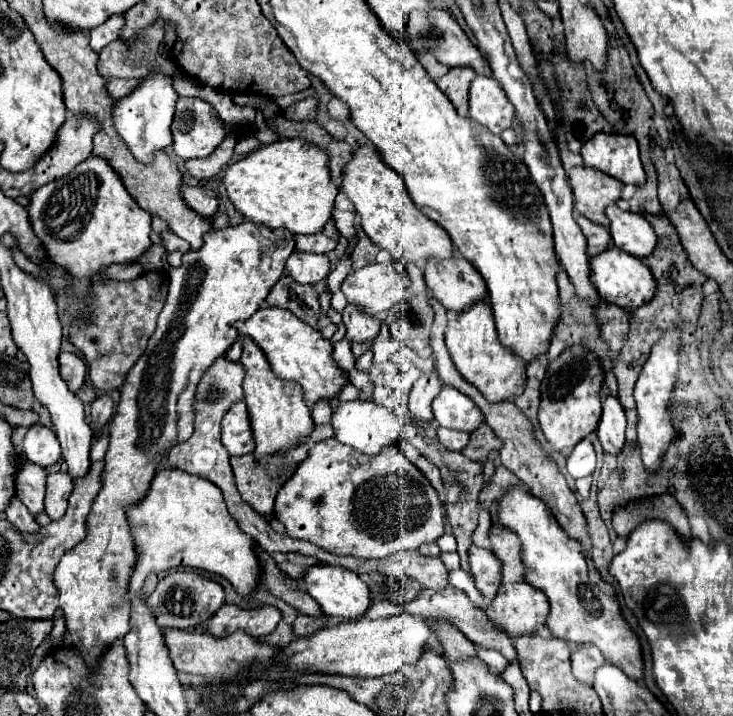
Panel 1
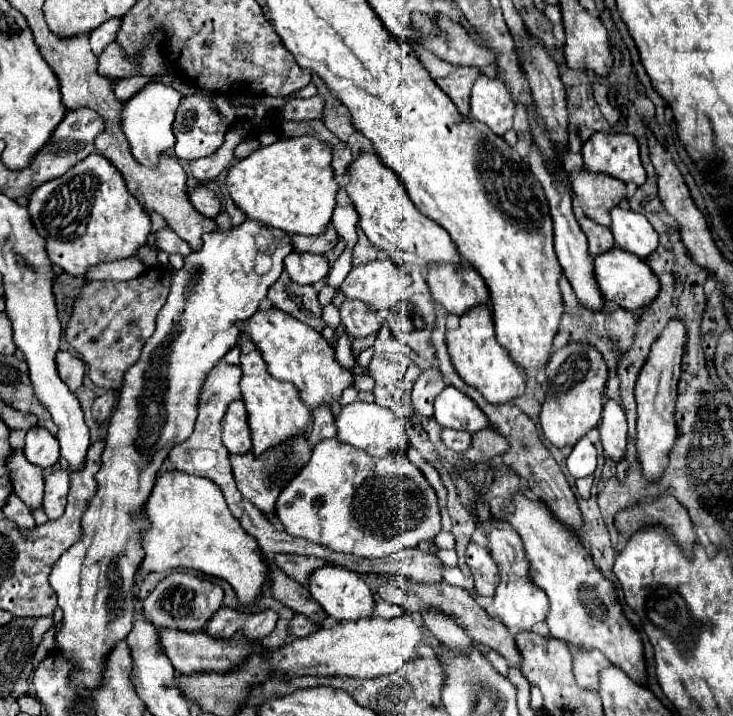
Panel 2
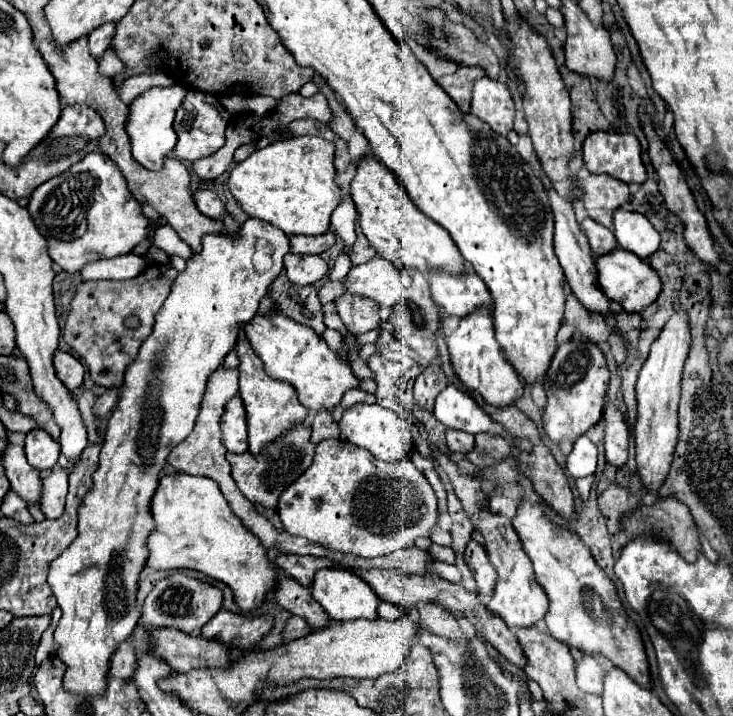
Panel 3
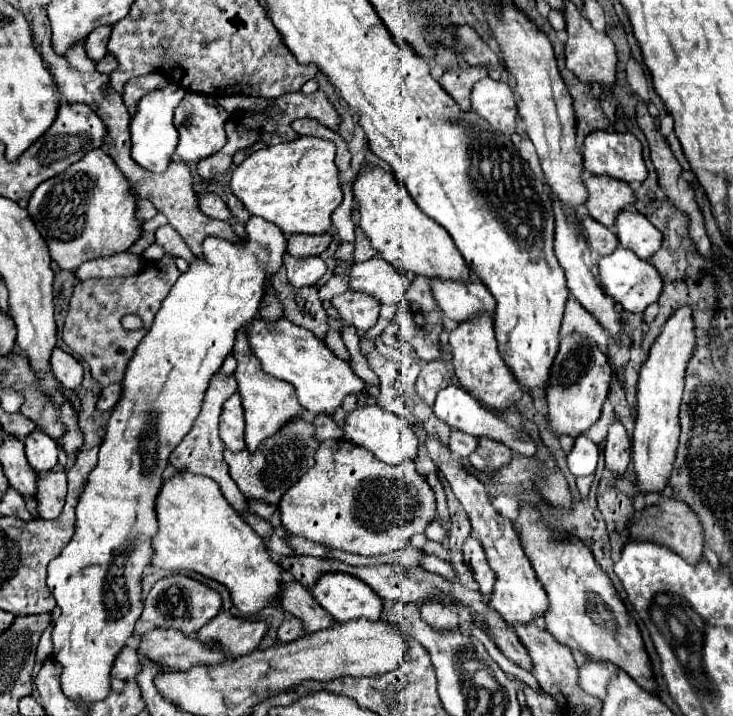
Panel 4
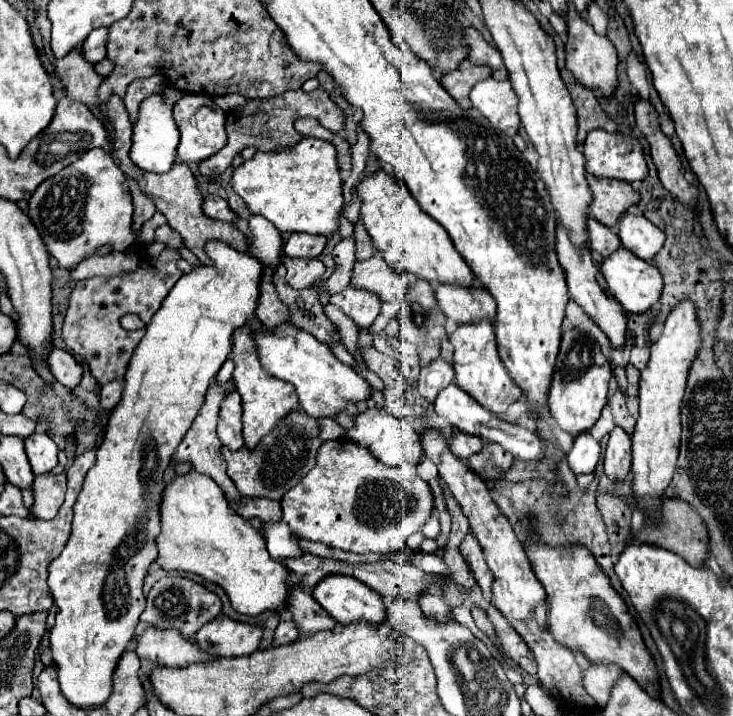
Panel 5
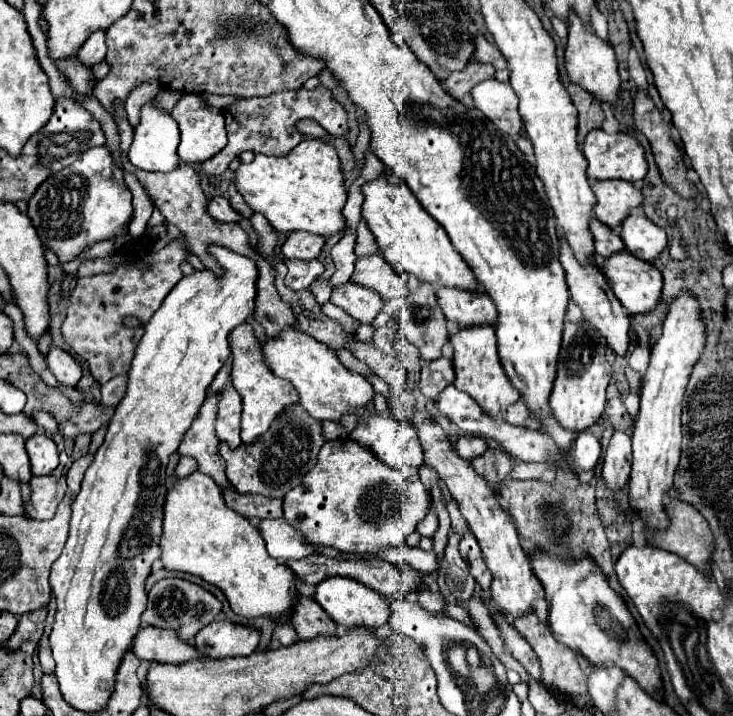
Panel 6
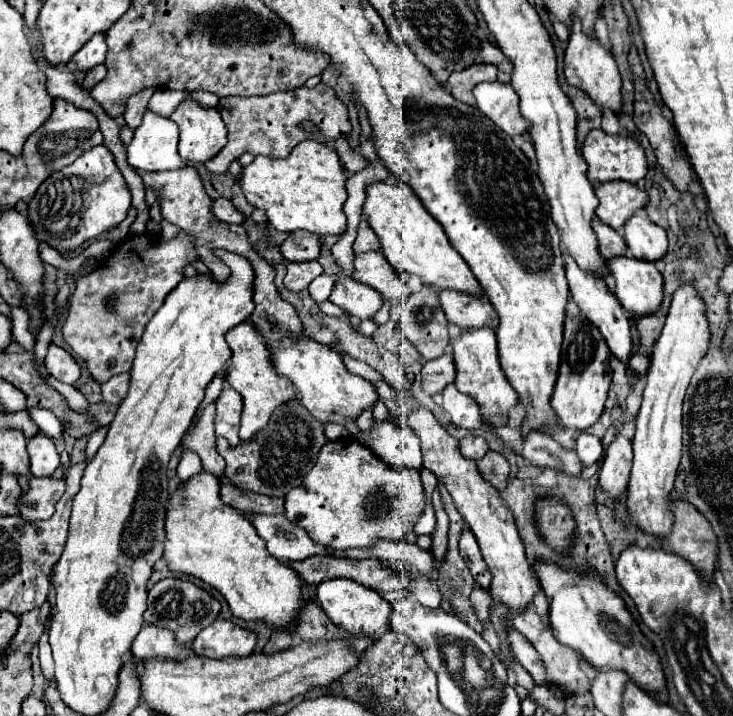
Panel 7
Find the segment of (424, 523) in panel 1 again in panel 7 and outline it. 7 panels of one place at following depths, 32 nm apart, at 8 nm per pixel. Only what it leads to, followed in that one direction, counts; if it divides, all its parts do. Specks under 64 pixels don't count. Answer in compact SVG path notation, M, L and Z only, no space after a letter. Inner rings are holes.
M348 436L322 446L316 466L300 486L286 494L284 516L304 528L314 542L350 550L370 548L378 540L404 540L406 532L422 518L424 508L426 494L416 468L388 468L370 448Z

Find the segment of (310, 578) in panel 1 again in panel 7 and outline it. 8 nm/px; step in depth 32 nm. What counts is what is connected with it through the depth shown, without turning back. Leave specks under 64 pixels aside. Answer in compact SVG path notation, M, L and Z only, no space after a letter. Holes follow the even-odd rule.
M332 578L320 582L316 590L316 600L322 610L332 618L332 622L340 628L346 628L346 632L350 634L364 632L366 636L374 636L380 628L390 624L390 604L376 590L366 588L348 578Z

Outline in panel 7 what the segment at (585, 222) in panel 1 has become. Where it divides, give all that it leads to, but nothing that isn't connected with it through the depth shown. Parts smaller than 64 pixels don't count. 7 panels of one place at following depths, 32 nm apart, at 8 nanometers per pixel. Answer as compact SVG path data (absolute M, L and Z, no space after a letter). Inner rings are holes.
M598 218L592 220L592 228L594 228L594 234L598 238L598 250L600 250L602 258L610 260L612 256L626 254L624 238L616 230L612 230L610 226L604 226Z

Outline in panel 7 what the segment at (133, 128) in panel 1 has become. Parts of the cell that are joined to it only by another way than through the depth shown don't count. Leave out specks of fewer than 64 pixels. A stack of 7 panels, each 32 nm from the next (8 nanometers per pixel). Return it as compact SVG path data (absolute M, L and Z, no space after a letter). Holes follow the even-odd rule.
M146 108L142 124L134 130L134 140L128 146L128 164L144 172L176 170L186 166L176 150L178 128L176 124Z

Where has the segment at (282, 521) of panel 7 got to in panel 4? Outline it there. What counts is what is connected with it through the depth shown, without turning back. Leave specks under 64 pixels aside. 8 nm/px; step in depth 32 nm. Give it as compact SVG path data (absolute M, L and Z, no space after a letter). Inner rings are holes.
M284 526L274 528L274 538L270 540L270 546L268 546L268 550L270 550L270 554L272 554L274 558L294 554L294 552L286 546L286 542L284 542L284 536L286 536L286 534L288 534L288 532L286 532L286 528L284 528Z

